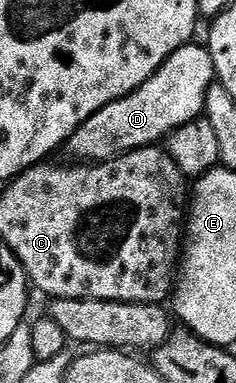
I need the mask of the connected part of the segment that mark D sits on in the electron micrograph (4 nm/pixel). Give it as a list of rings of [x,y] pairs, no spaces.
[[[199,42],[188,43],[182,49],[178,49],[169,57],[134,93],[98,109],[98,113],[90,116],[85,123],[81,123],[79,129],[73,133],[66,144],[66,151],[73,155],[73,160],[79,161],[84,165],[93,163],[109,163],[112,159],[117,159],[120,155],[125,155],[127,151],[137,151],[143,147],[150,147],[167,140],[168,134],[190,121],[201,118],[204,114],[206,97],[208,90],[217,82],[214,61],[210,57],[207,46],[198,45]]]

